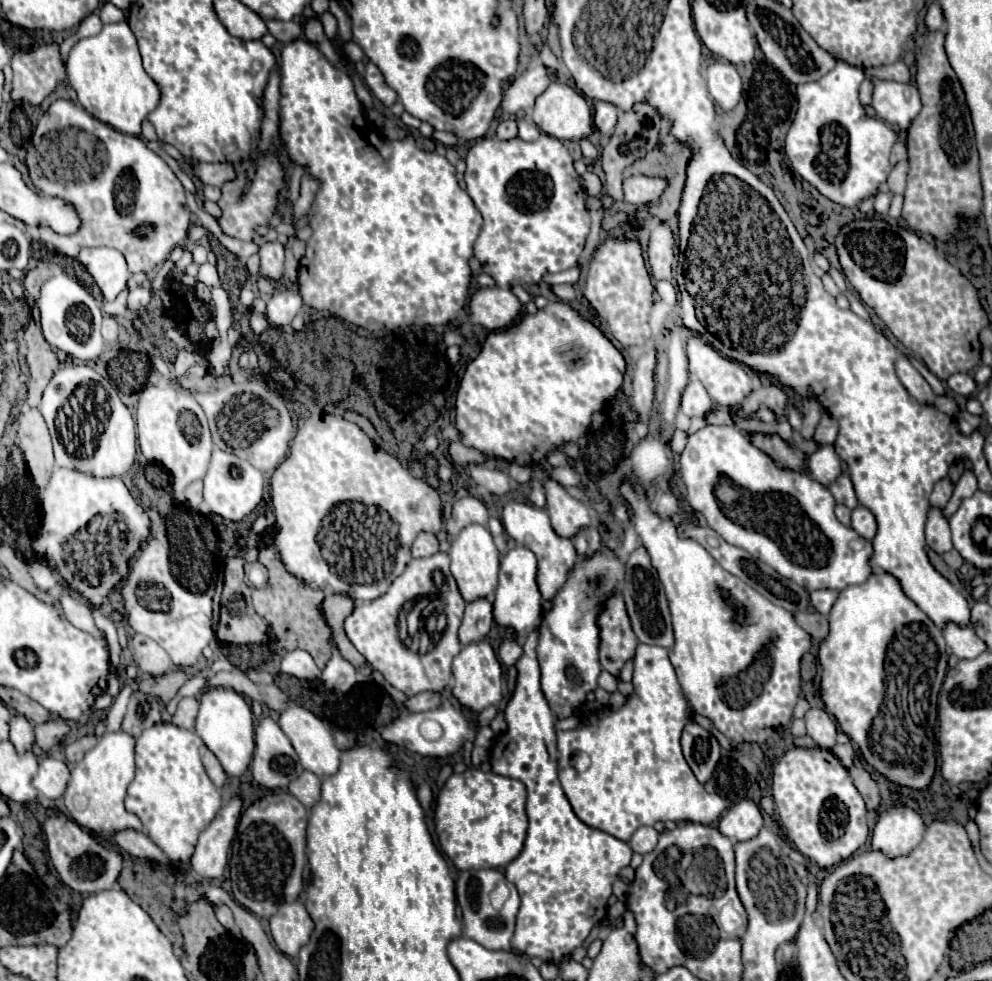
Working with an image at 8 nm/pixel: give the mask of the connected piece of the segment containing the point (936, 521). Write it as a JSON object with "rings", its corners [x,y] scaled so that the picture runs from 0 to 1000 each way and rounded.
{"rings":[[[938,520],[935,522],[935,532],[933,532],[933,552],[944,565],[952,565],[960,561],[960,550],[958,550],[958,538],[956,530],[950,526],[948,520]]]}

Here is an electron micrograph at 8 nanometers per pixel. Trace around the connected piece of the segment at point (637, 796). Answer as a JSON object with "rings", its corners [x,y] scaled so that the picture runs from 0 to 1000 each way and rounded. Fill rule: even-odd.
{"rings":[[[645,656],[639,671],[639,707],[631,712],[631,718],[625,724],[607,722],[603,728],[591,732],[587,742],[583,744],[565,744],[563,746],[563,795],[569,803],[573,818],[579,824],[579,830],[593,842],[607,846],[623,856],[633,858],[641,844],[659,842],[661,838],[704,838],[704,840],[720,840],[735,824],[732,813],[725,809],[715,809],[710,801],[702,795],[696,781],[692,779],[685,762],[685,748],[694,736],[694,714],[688,707],[683,697],[679,679],[673,673],[673,663],[665,659]],[[579,767],[591,767],[595,771],[595,783],[583,787],[577,781]]]}

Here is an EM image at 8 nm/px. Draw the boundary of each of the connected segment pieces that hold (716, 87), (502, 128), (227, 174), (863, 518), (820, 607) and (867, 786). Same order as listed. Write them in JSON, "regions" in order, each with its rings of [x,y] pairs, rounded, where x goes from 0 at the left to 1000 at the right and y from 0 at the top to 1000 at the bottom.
{"regions":[[[[722,61],[714,67],[714,94],[728,108],[728,112],[738,112],[748,98],[748,82],[742,67],[734,61]]],[[[512,120],[508,124],[502,126],[502,133],[500,133],[500,139],[504,143],[514,143],[514,141],[520,141],[522,139],[522,130],[520,130],[520,122],[518,120]]],[[[198,165],[194,169],[196,177],[200,179],[200,183],[208,190],[224,190],[228,183],[236,181],[236,171],[232,167],[206,167],[206,165]]],[[[865,516],[859,522],[859,538],[871,548],[871,550],[879,550],[883,544],[883,530],[879,526],[879,522],[871,516]]],[[[821,601],[817,603],[817,616],[827,626],[835,626],[845,610],[845,601]]],[[[853,775],[851,779],[853,779],[855,789],[859,791],[859,797],[863,799],[865,807],[871,811],[873,824],[875,824],[875,826],[883,826],[885,820],[887,820],[887,809],[885,809],[885,801],[883,801],[883,797],[879,795],[879,791],[877,791],[869,781],[861,781],[859,775]]]]}

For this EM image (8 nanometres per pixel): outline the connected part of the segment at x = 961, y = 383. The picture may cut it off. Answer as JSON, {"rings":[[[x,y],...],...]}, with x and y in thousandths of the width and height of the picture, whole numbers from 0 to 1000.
{"rings":[[[960,381],[956,387],[956,396],[962,400],[962,402],[970,402],[970,404],[980,404],[984,400],[984,389],[976,383],[976,381]]]}

